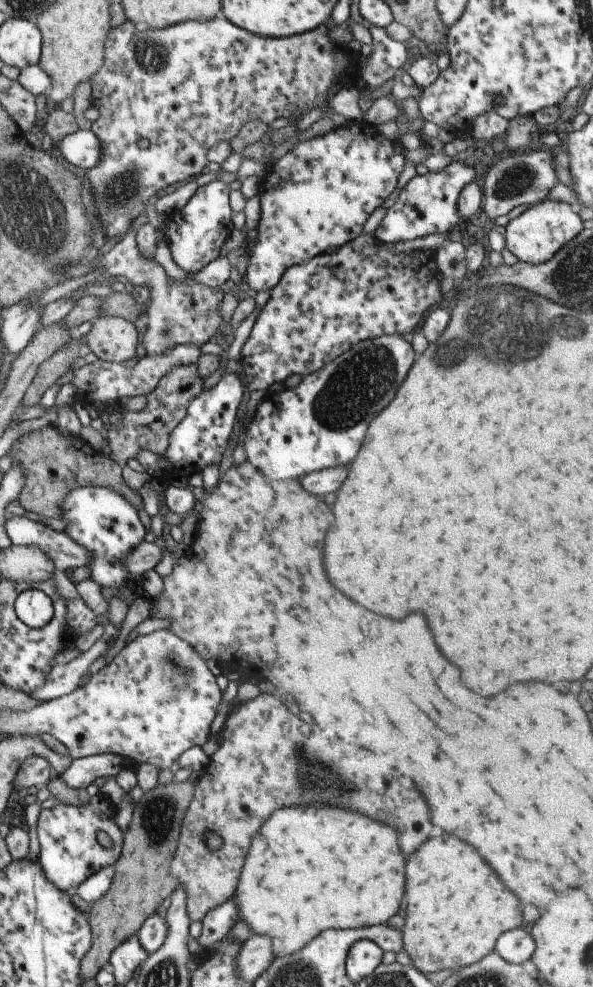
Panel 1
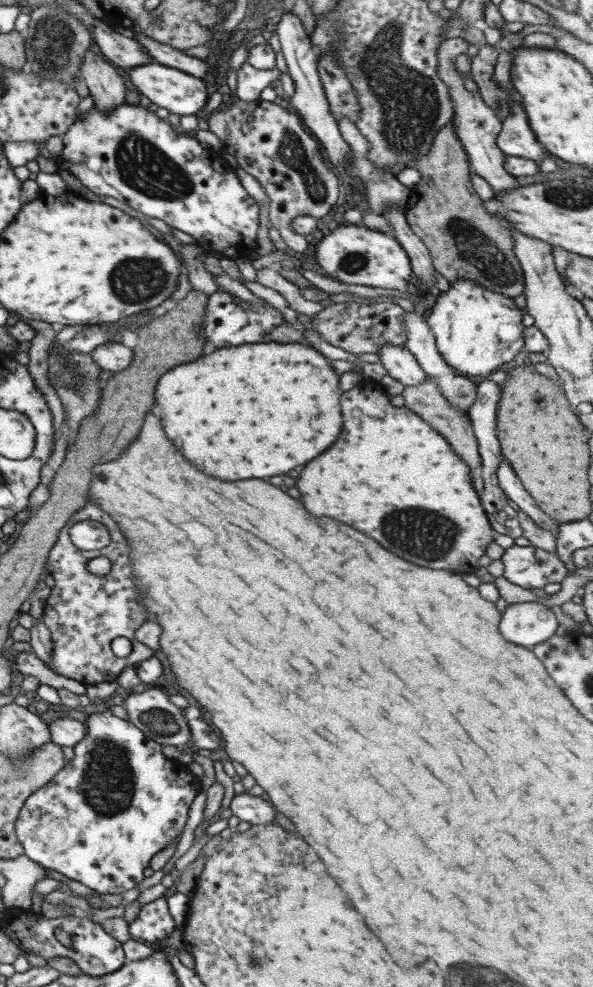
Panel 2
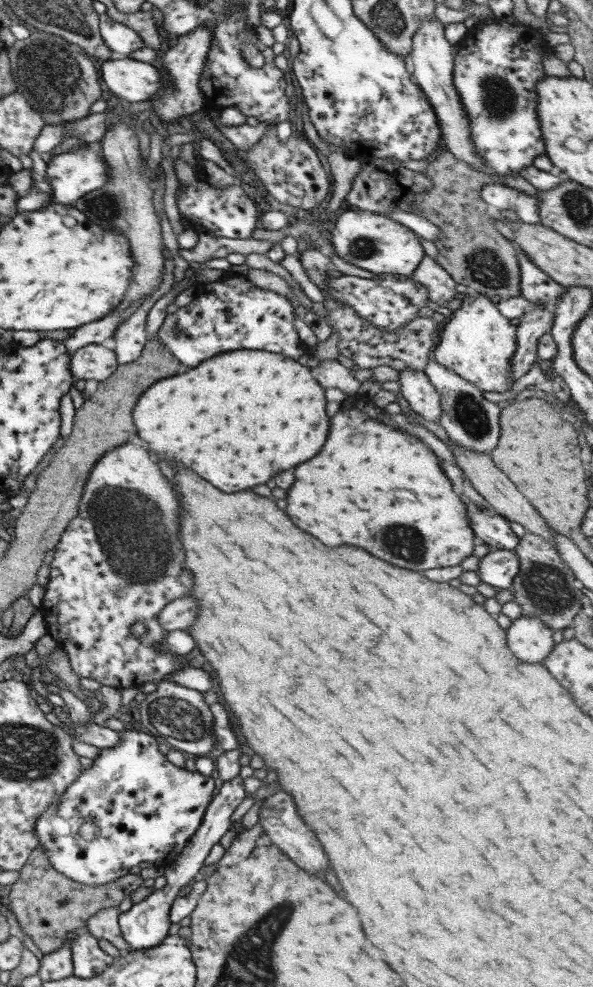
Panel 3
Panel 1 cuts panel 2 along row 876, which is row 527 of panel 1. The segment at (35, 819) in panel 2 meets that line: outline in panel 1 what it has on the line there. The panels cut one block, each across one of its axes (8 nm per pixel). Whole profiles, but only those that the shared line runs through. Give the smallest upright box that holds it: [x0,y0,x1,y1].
[60,487,143,588]

